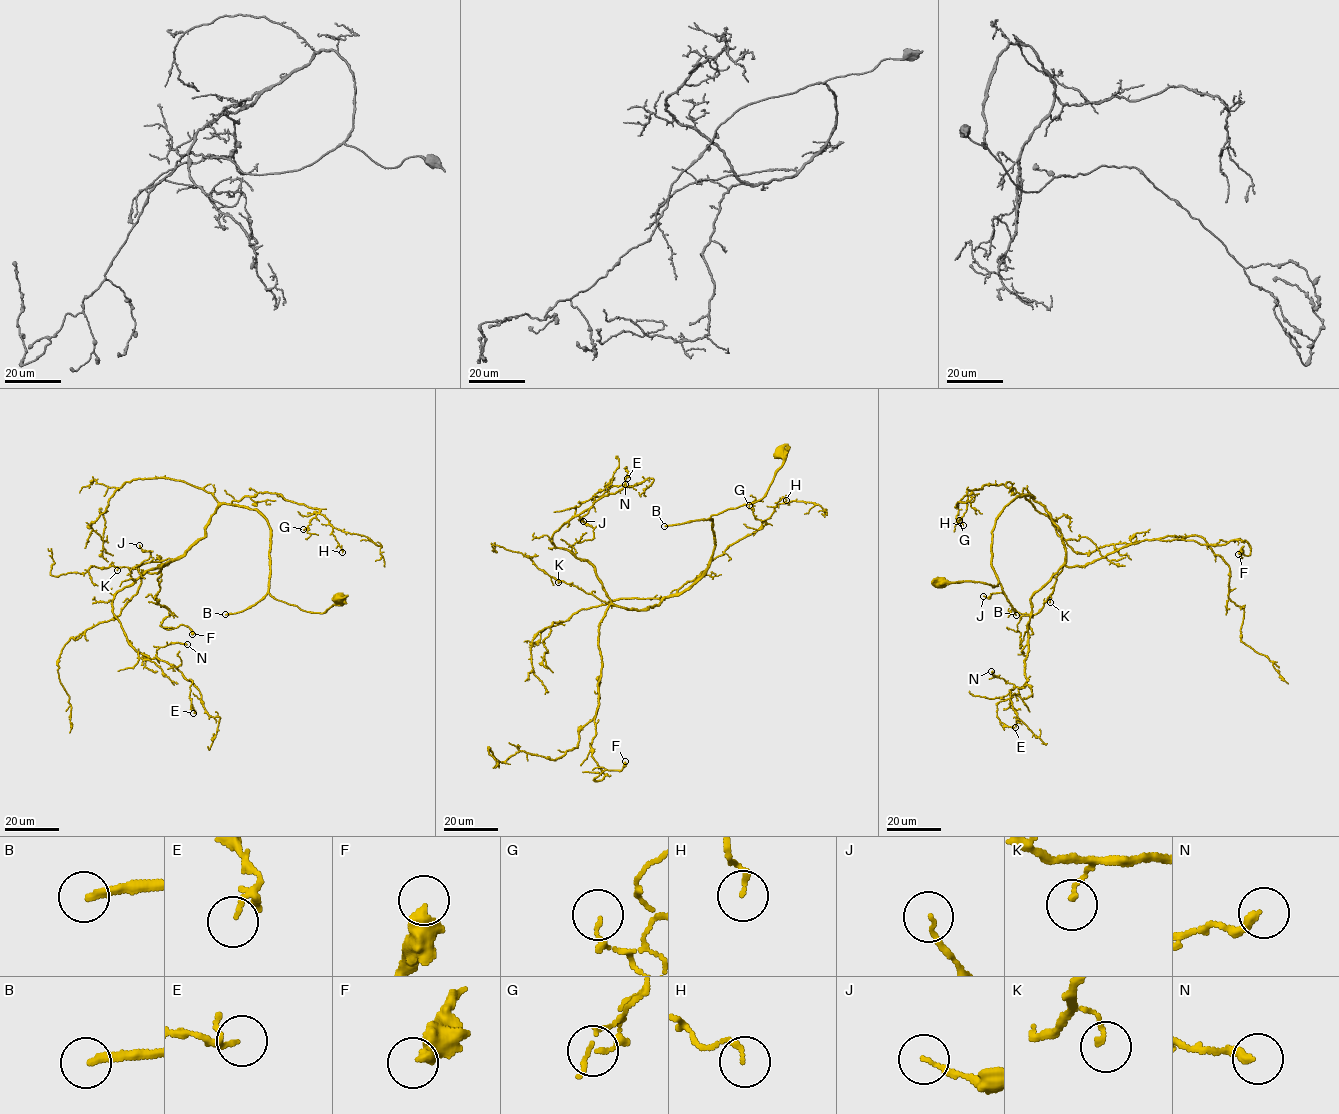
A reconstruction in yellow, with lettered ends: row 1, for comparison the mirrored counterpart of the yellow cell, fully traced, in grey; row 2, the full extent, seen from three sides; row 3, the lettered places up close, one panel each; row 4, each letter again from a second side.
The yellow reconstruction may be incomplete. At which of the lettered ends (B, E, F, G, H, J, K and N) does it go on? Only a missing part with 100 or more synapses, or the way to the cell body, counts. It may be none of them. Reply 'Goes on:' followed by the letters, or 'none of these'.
Goes on: B

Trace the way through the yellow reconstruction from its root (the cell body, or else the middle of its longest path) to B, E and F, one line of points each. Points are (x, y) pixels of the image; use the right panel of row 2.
B: (940, 583), (973, 581), (993, 588), (999, 582), (1016, 615)
E: (940, 583), (998, 586), (992, 530), (1017, 497), (1059, 528), (1026, 684), (997, 703), (1015, 727)
F: (940, 583), (998, 586), (994, 520), (1026, 495), (1066, 566), (1145, 539), (1247, 542), (1238, 554)

